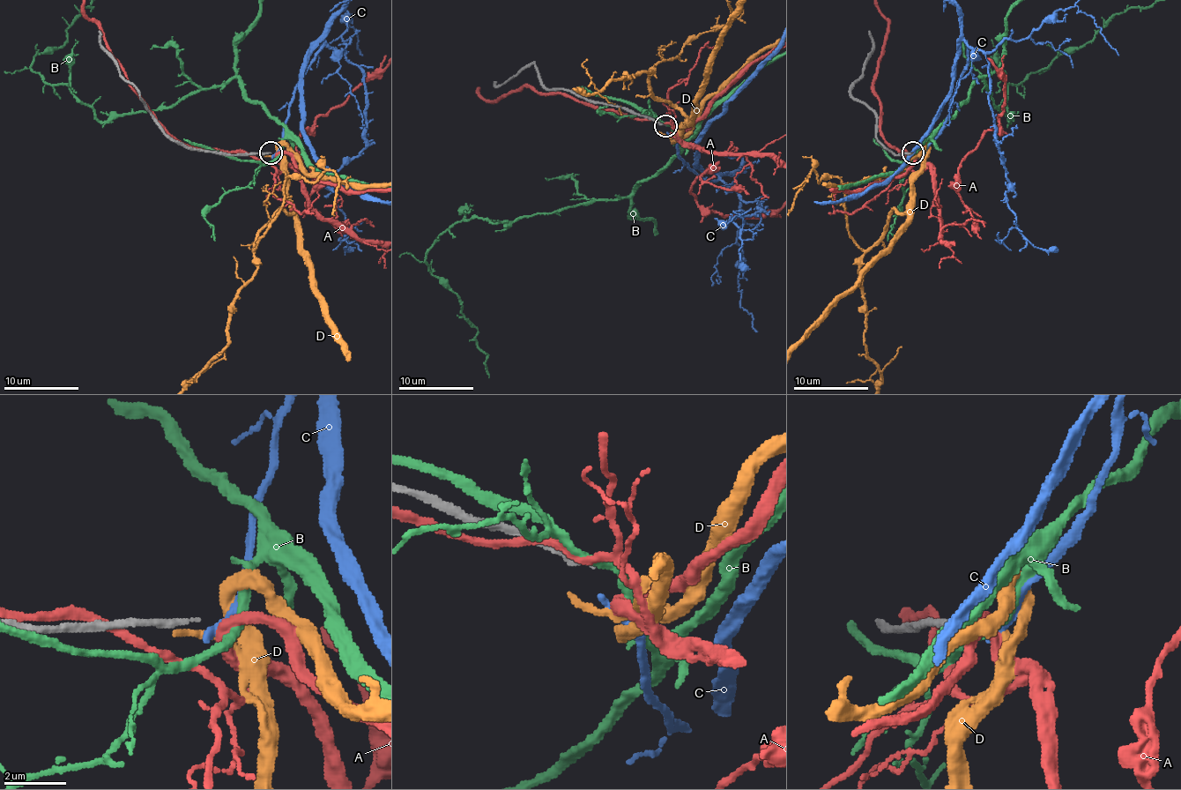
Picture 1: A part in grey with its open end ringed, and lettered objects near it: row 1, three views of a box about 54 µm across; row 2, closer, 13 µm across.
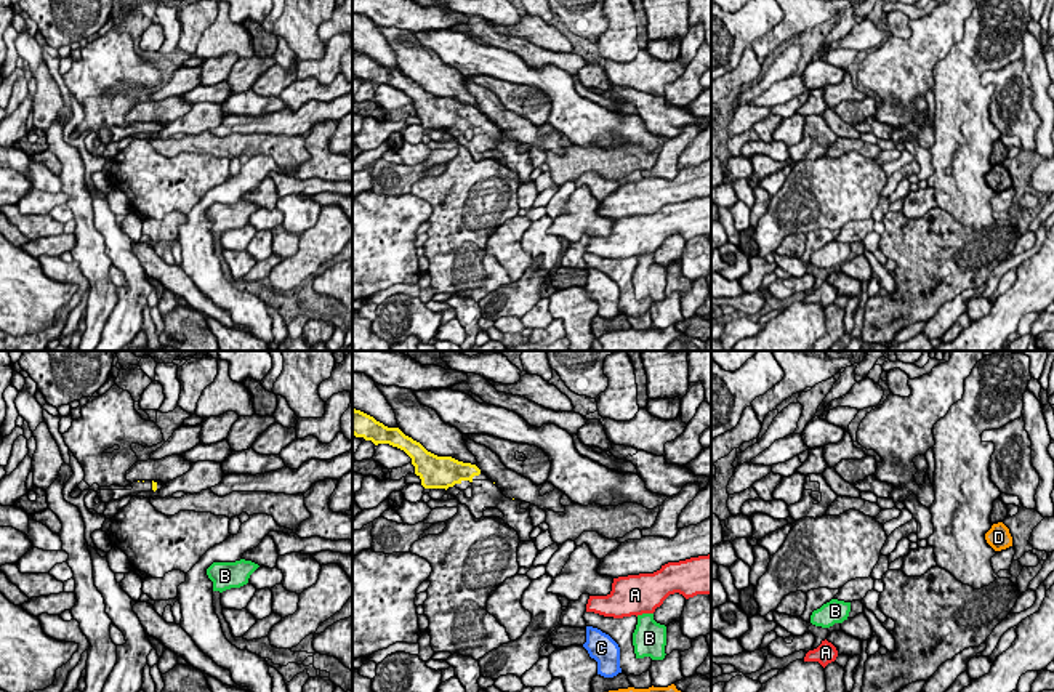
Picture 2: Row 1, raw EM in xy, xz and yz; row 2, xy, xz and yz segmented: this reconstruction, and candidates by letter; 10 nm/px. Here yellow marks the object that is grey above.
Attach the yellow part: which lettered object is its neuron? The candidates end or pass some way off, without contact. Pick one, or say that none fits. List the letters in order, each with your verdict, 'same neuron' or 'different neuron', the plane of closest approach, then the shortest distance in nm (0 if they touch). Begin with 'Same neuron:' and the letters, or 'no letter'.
Same neuron: no letter
A: different neuron | xz | 1250 nm
B: different neuron | xz | 1700 nm
C: different neuron | xz | 1500 nm
D: different neuron | xz | 2150 nm

